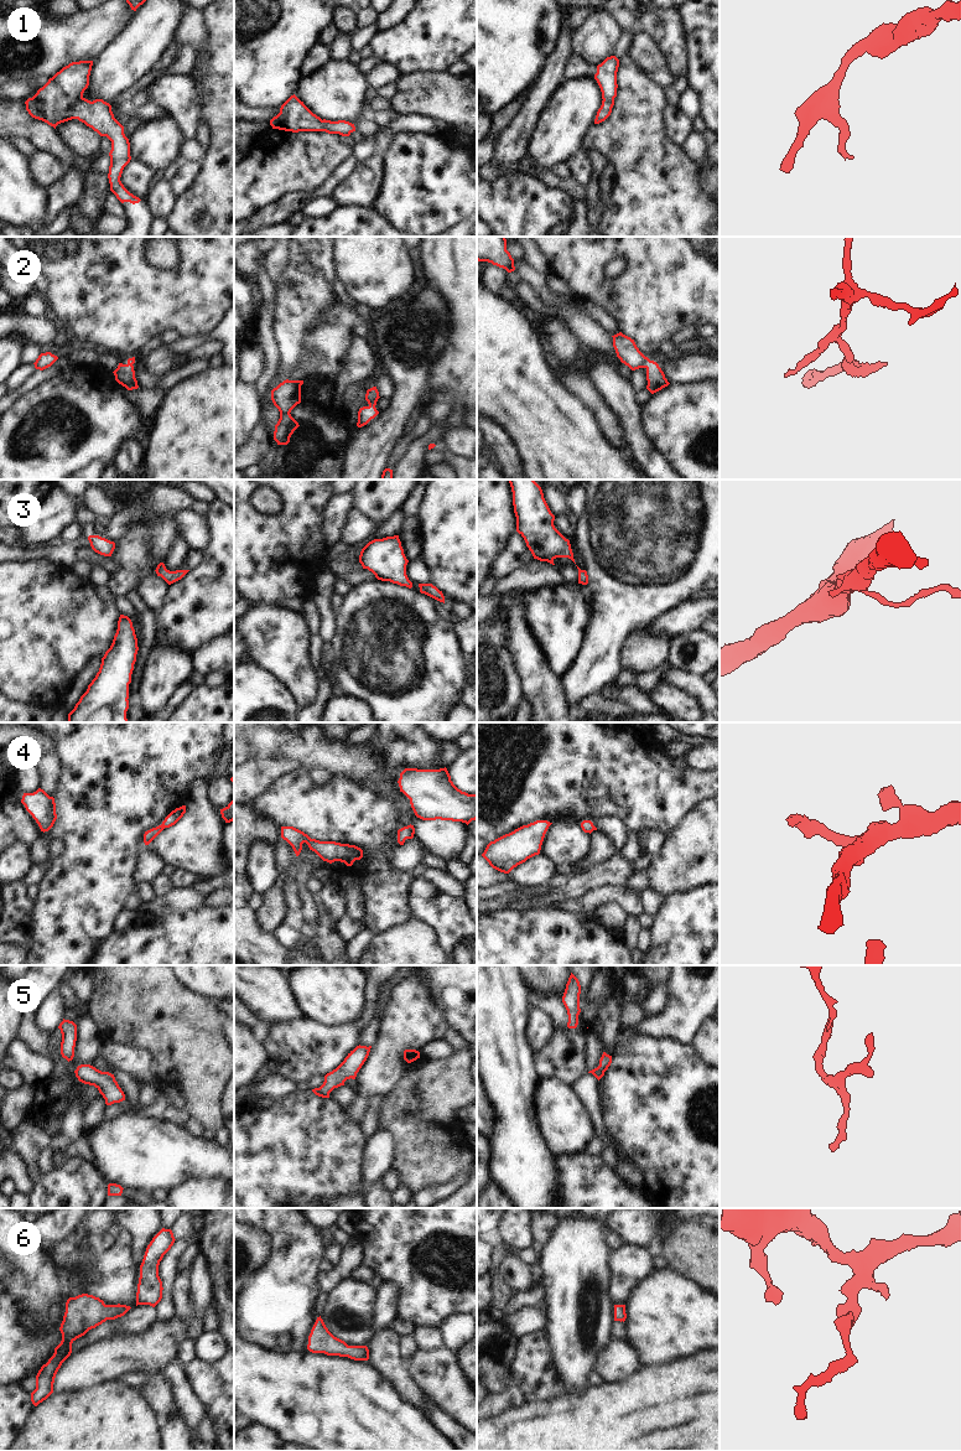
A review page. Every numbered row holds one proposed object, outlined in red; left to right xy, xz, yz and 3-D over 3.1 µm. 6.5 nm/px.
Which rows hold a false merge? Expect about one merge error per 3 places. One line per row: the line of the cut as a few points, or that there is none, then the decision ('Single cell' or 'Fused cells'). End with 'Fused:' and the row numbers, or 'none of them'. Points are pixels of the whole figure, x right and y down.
1: No split. Single cell
2: No split. Single cell
3: No split. Single cell
4: No split. Single cell
5: No split. Single cell
6: No split. Single cell
Fused: none of them.

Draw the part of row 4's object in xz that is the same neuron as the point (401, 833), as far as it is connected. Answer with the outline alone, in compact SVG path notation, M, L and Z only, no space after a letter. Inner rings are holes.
M407 825L398 830L398 843L404 845L406 839L412 839L415 834L414 825Z

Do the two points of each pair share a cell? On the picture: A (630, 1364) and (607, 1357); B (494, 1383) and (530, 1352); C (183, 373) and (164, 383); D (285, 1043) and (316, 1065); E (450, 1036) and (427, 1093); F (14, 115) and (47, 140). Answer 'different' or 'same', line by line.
A: same
B: different
C: same
D: same
E: different
F: same

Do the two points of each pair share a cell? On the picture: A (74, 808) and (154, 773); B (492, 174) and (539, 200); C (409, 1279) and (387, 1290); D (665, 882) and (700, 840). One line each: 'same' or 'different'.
A: same
B: different
C: different
D: same

